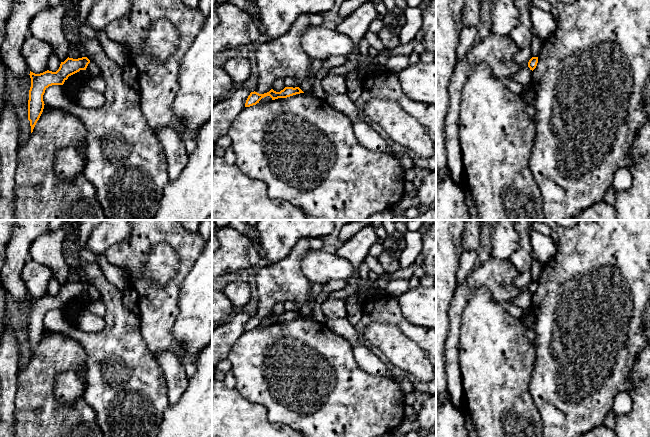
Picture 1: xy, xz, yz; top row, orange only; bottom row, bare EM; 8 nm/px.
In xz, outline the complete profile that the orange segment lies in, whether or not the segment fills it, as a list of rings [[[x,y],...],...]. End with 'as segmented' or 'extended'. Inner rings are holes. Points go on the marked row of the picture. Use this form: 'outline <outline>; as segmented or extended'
outline [[[285,87],[283,90],[280,92],[276,92],[273,89],[271,89],[269,92],[264,93],[264,94],[259,94],[257,92],[251,92],[250,95],[248,96],[245,107],[250,107],[253,105],[256,105],[259,103],[259,101],[266,97],[270,96],[272,100],[278,99],[278,98],[287,98],[296,94],[304,93],[299,87]]]; as segmented

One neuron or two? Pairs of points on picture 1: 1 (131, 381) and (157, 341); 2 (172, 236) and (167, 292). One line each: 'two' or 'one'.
1: two
2: one

